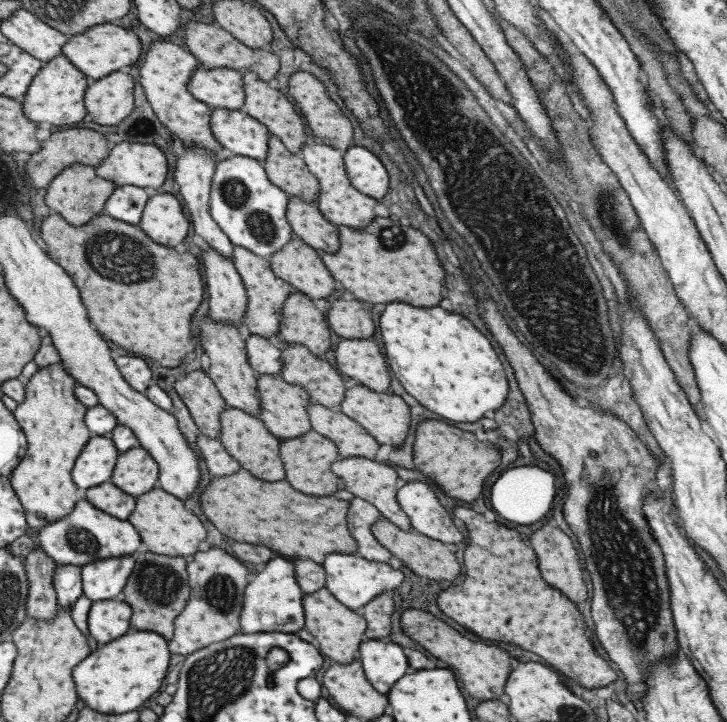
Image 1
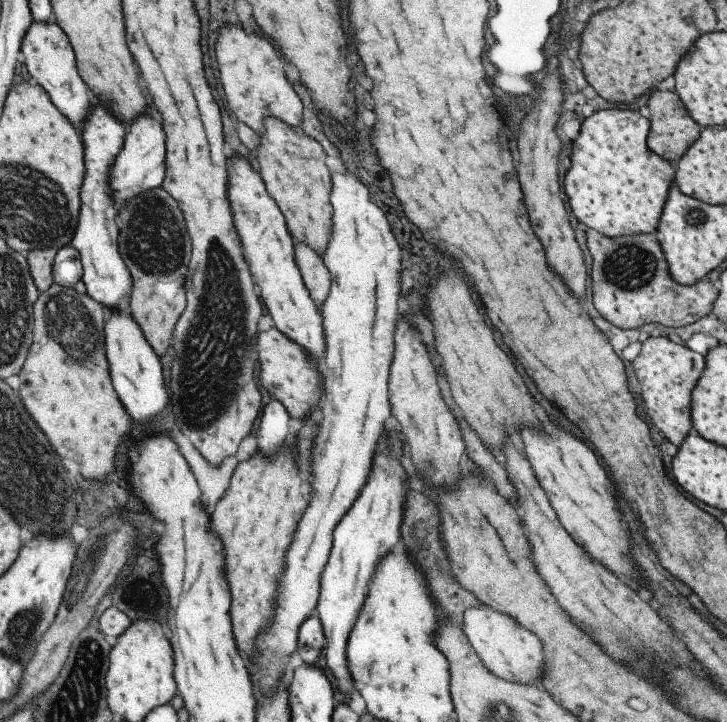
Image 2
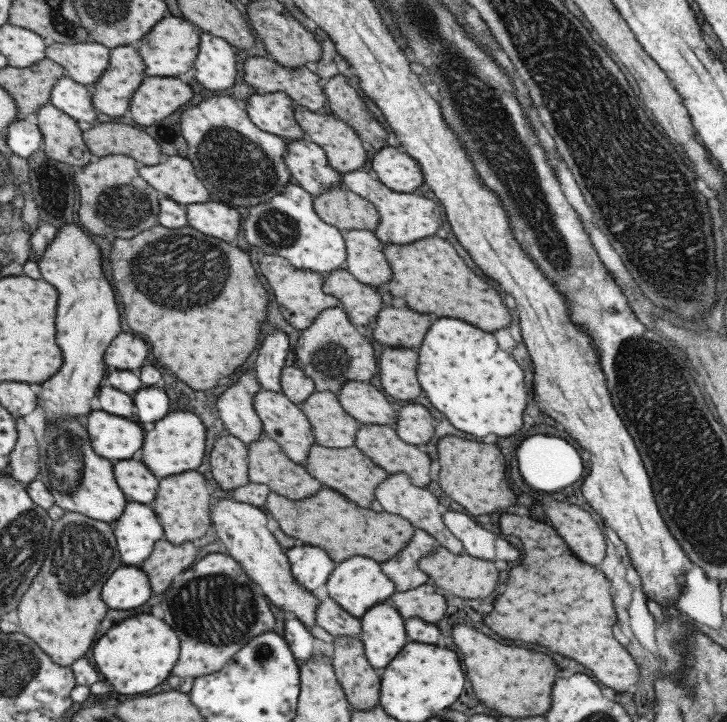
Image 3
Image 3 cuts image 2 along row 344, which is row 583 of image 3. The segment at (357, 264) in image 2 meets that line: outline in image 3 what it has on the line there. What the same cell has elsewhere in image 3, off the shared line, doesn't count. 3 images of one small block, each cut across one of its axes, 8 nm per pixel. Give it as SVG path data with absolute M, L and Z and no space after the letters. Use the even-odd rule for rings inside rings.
M363 556L341 560L325 581L328 597L347 614L359 618L370 606L383 603L385 598L389 598L394 593L394 584L379 570L380 565Z

